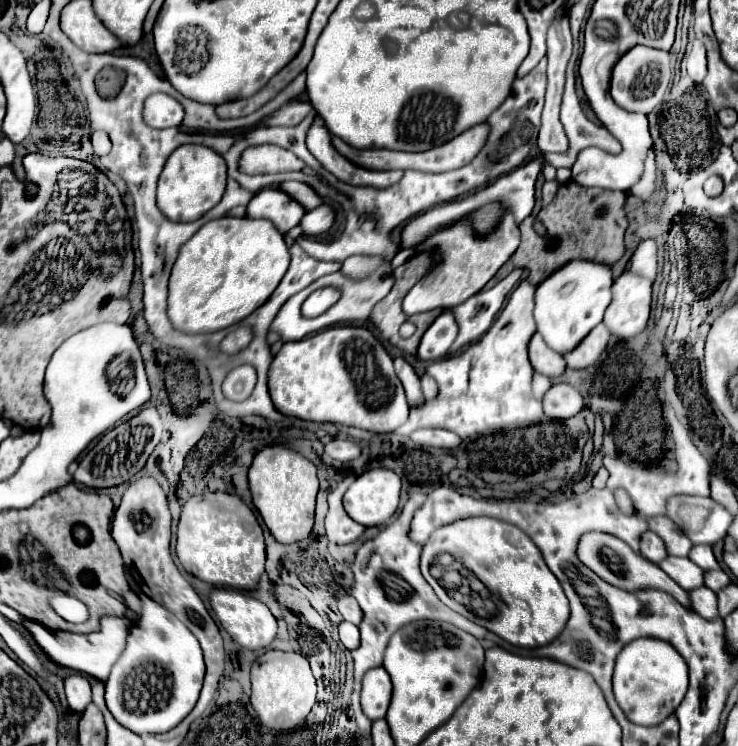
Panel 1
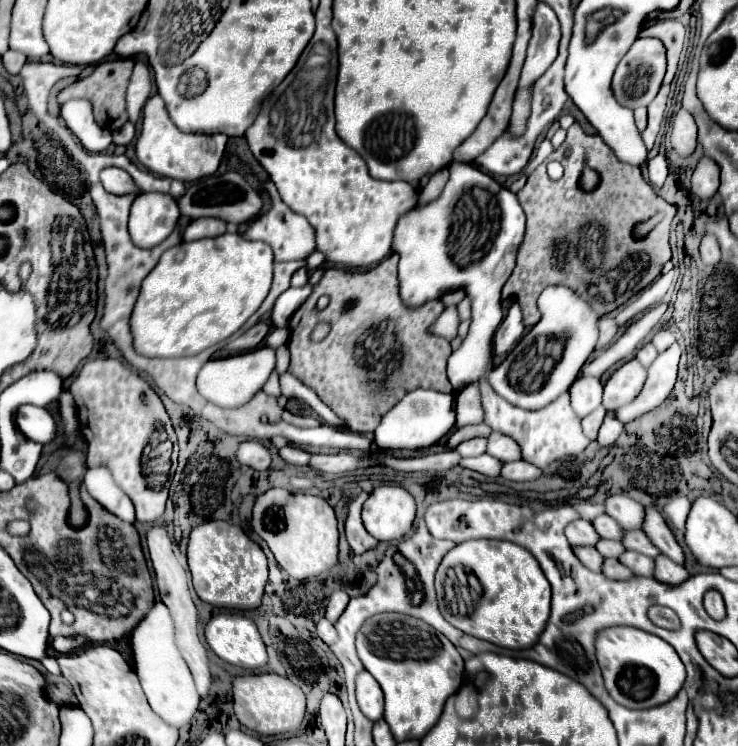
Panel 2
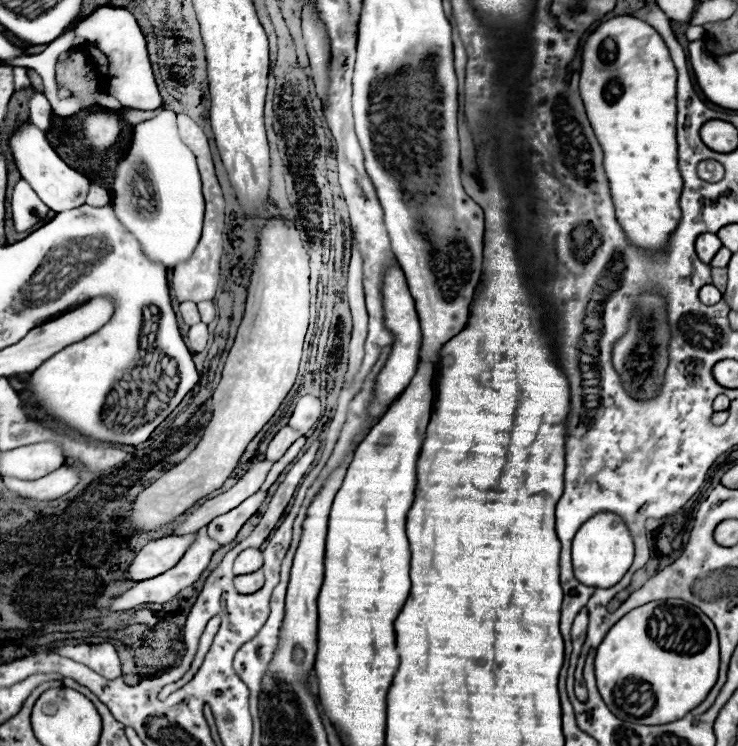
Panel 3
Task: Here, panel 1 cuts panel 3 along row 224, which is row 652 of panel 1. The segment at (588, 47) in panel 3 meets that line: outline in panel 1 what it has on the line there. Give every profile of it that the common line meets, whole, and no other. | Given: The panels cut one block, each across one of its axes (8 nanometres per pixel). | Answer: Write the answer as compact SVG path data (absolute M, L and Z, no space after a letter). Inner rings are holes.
M638 638L618 654L612 682L616 702L626 718L640 726L656 726L680 706L688 690L688 666L668 642Z

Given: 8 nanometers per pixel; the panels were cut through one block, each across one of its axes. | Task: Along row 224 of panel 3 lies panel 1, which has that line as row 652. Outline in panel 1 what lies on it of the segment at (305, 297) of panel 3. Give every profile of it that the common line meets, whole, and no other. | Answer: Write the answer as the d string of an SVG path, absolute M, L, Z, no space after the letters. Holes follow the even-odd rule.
M268 650L254 660L250 702L264 726L268 726L272 730L290 730L290 728L304 724L308 712L312 710L312 706L316 702L316 680L312 676L312 672L298 672L298 670L310 670L308 658L298 652ZM306 678L312 678L312 680L306 680ZM280 684L286 684L284 692L280 690Z

